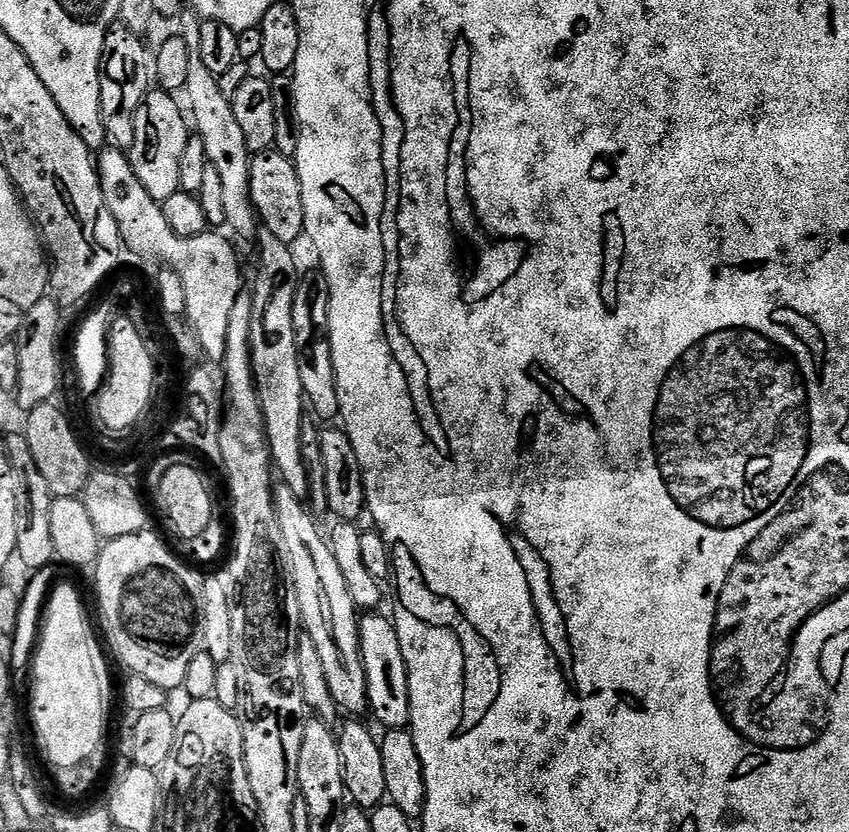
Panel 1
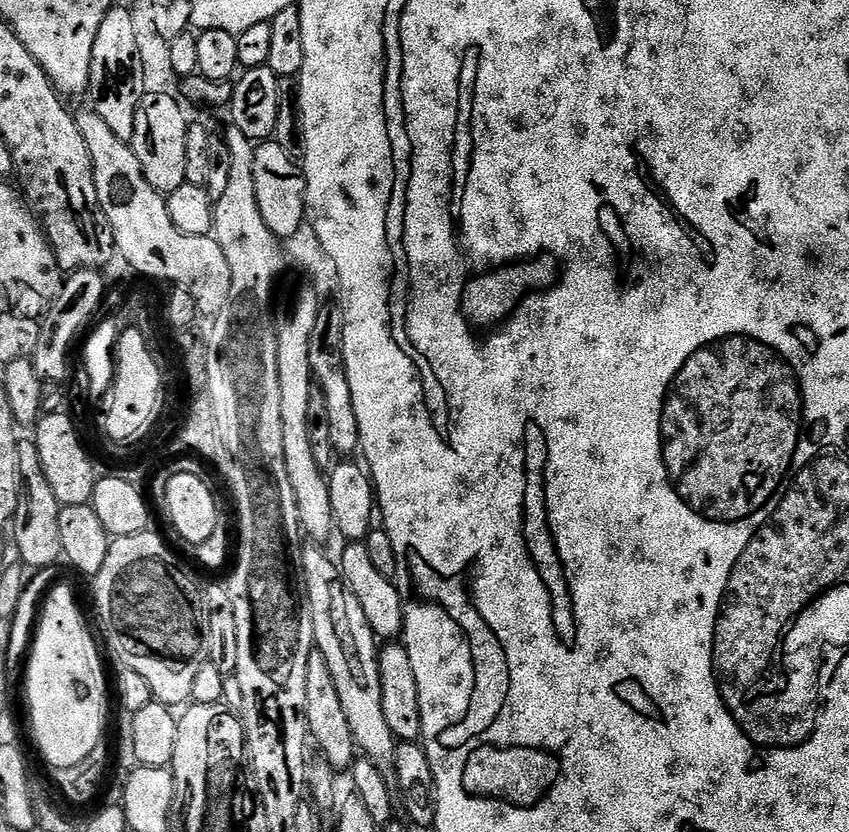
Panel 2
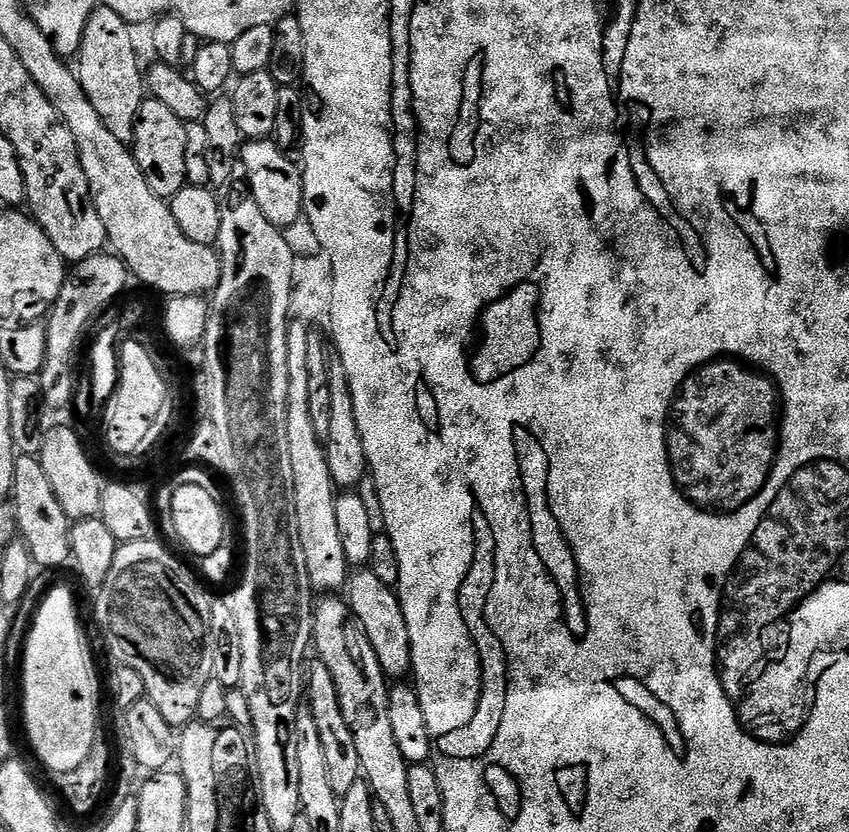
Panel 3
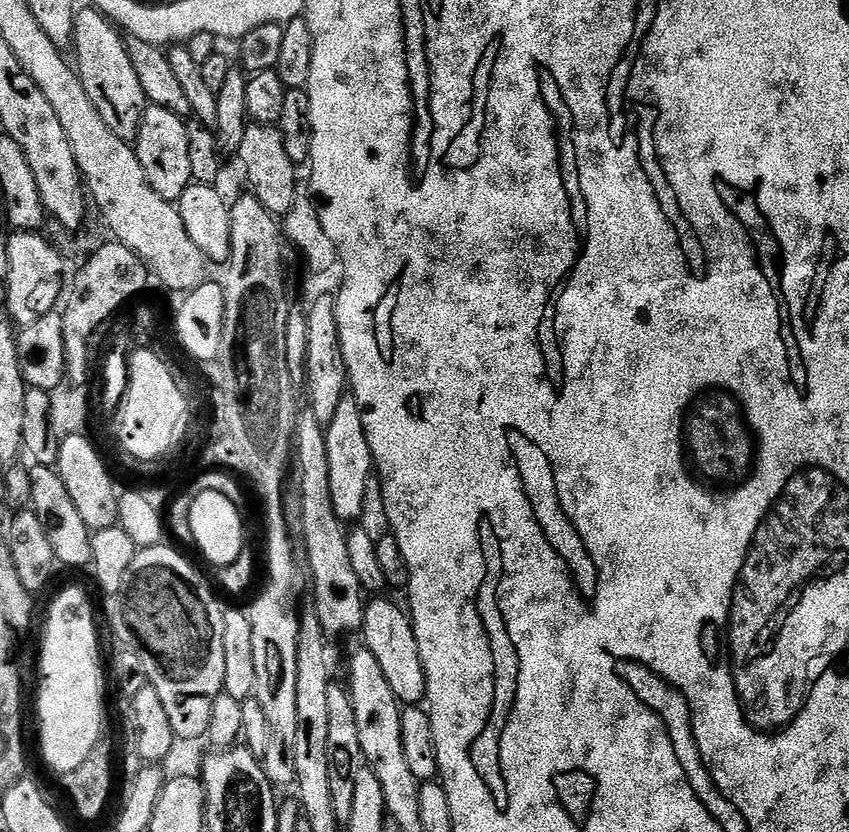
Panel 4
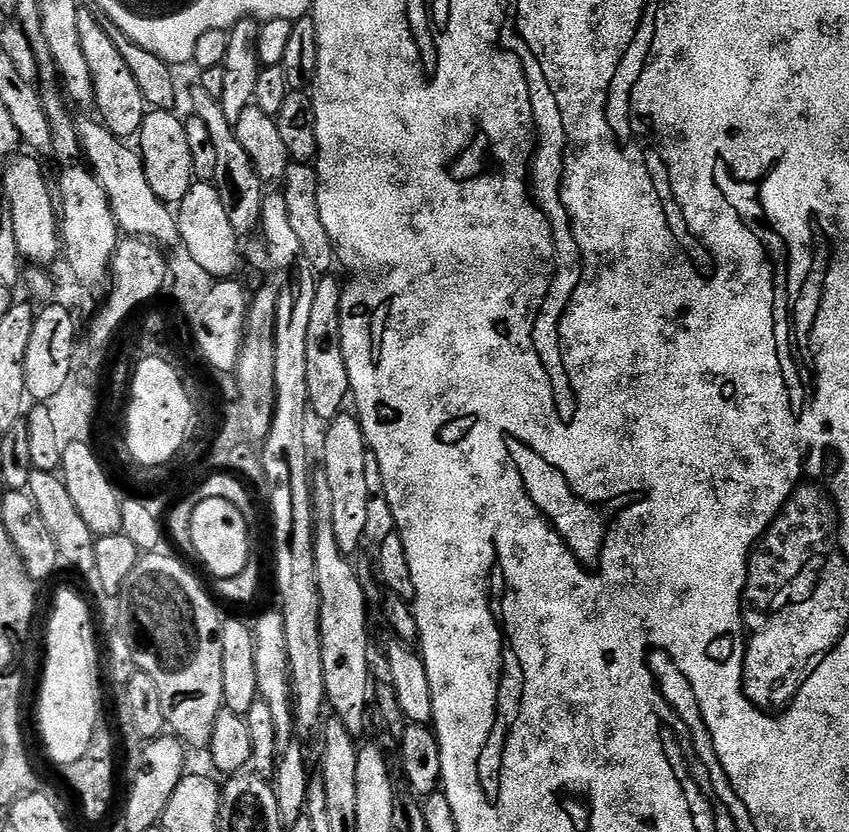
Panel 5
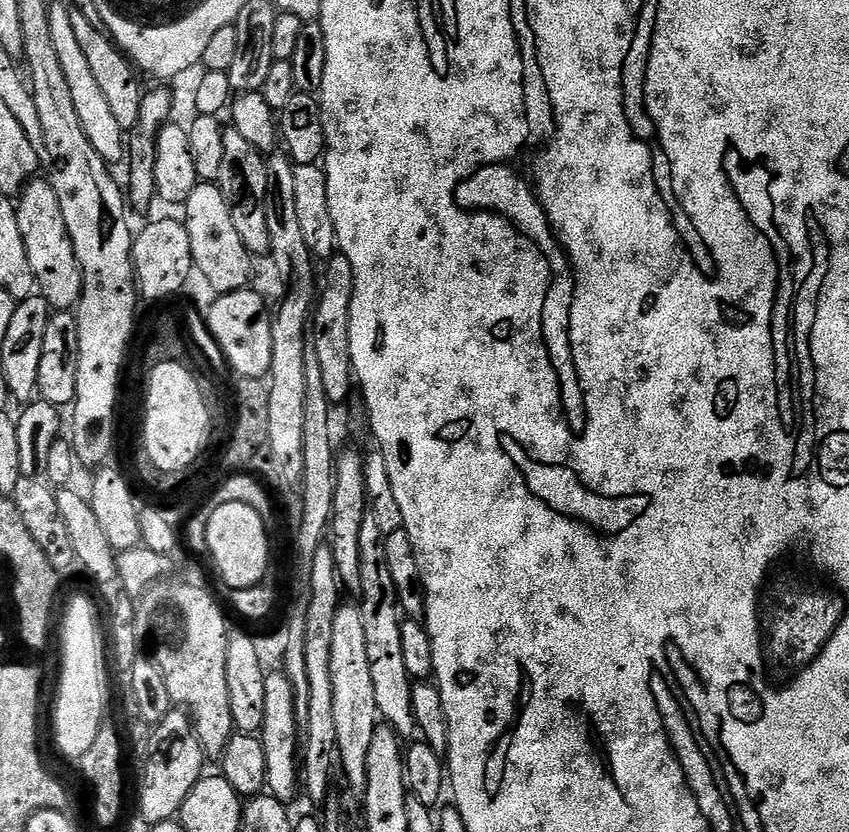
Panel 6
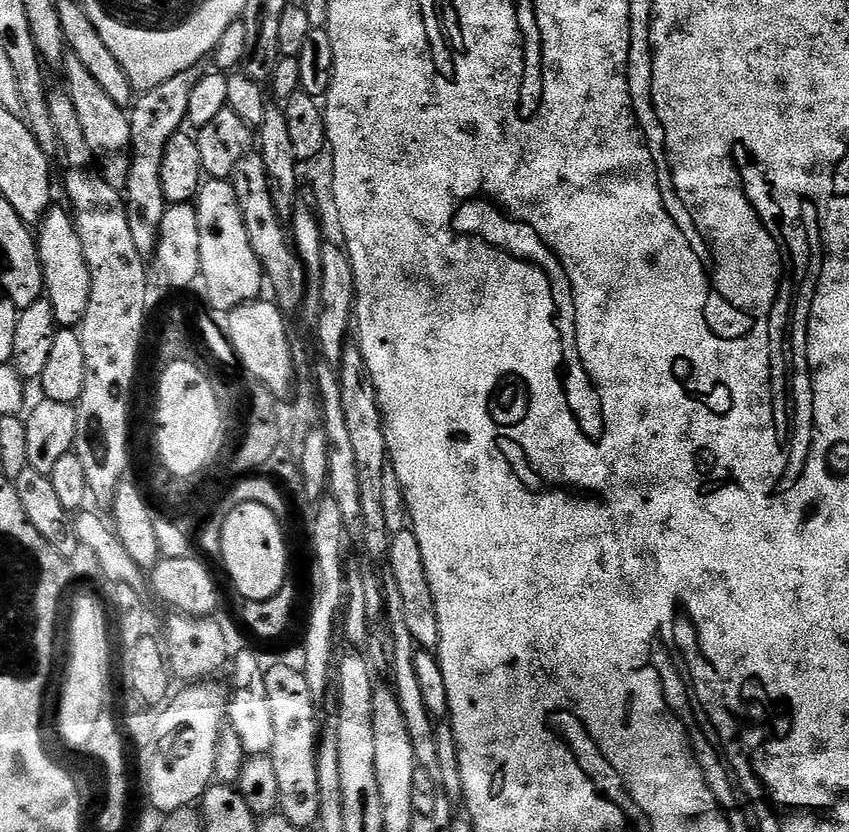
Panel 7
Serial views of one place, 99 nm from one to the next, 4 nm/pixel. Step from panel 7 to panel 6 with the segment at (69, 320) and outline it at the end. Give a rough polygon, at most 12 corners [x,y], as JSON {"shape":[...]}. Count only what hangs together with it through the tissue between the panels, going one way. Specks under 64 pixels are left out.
{"shape":[[51,179],[16,204],[39,295],[52,310],[80,302],[84,275]]}

